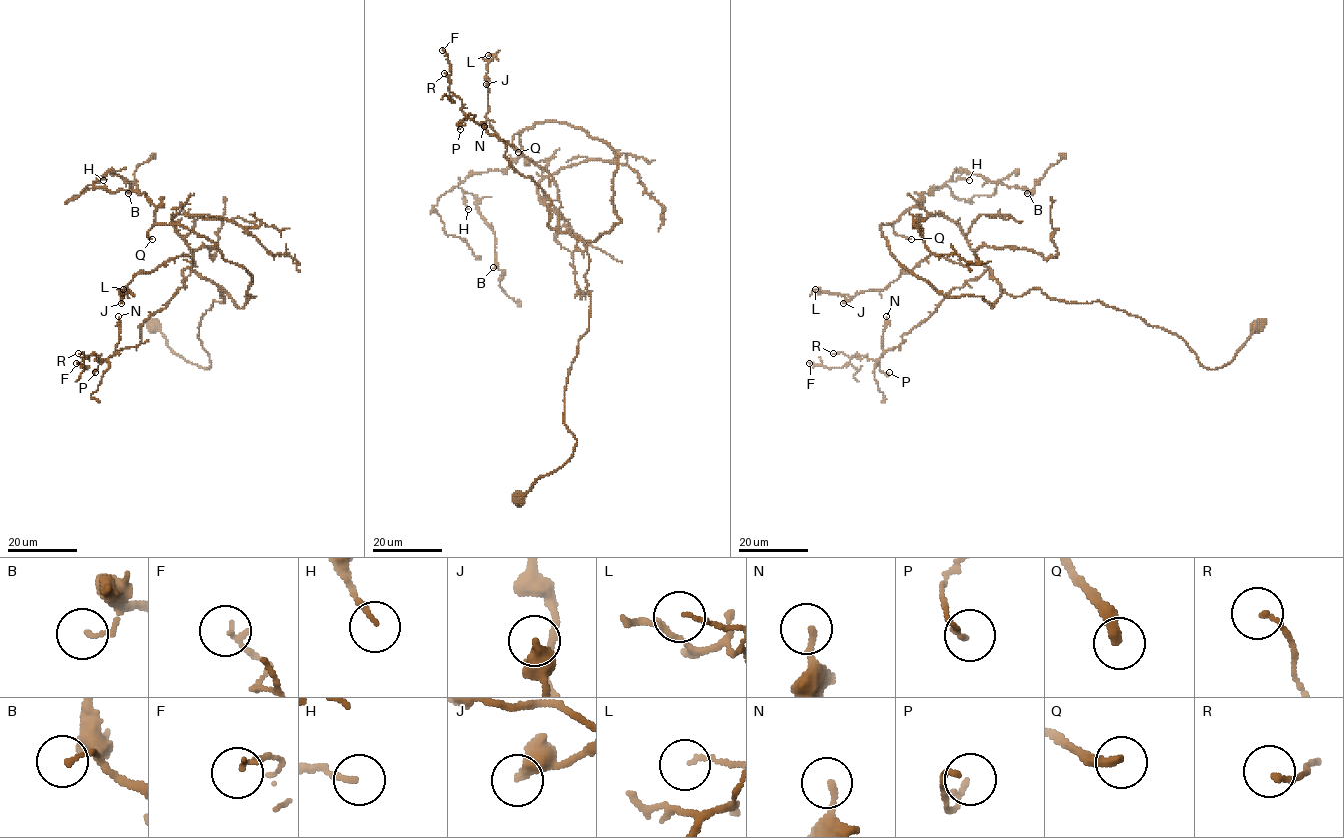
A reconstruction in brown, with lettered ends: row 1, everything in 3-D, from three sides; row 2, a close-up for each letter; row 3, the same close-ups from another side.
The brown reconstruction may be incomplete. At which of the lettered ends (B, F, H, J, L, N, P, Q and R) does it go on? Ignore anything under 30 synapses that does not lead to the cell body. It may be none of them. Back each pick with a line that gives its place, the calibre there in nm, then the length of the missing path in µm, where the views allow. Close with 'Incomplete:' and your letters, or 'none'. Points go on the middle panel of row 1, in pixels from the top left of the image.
Q: at (518, 152); 320 nm thick; about 60 µm are missing
Incomplete: Q

